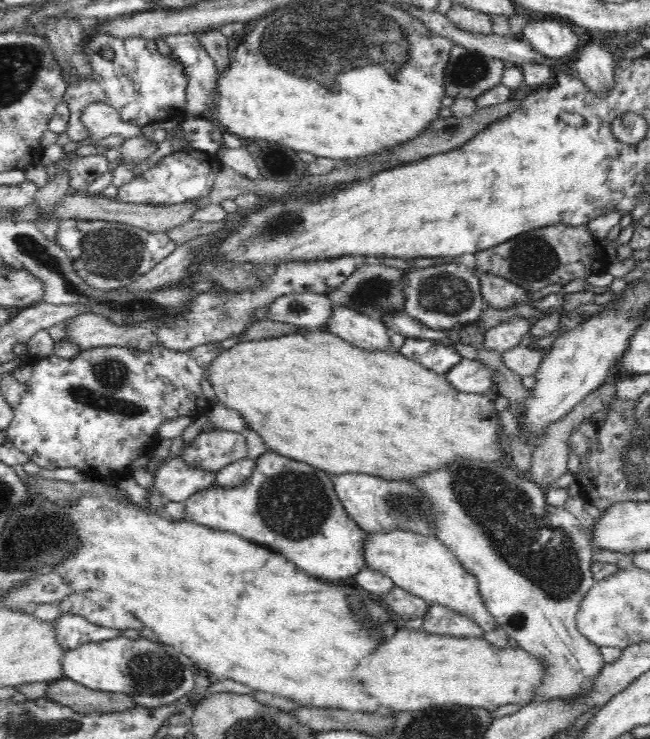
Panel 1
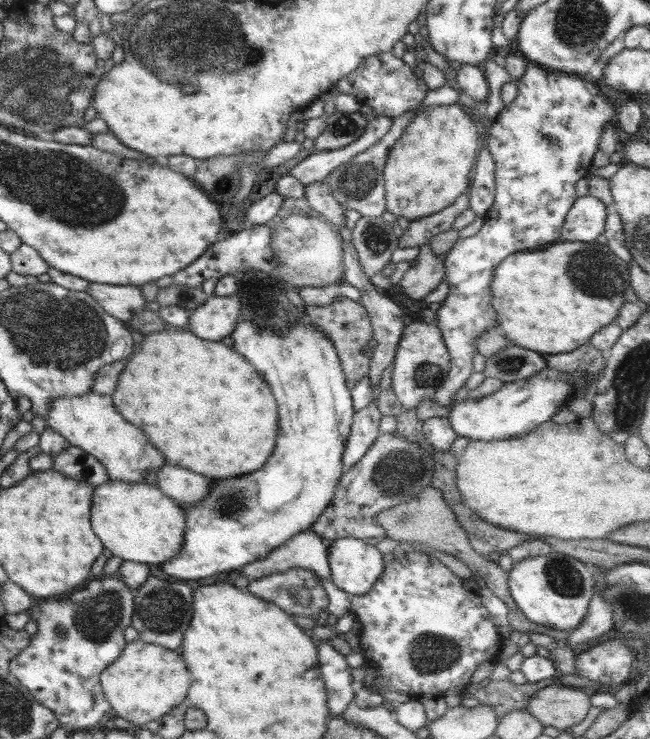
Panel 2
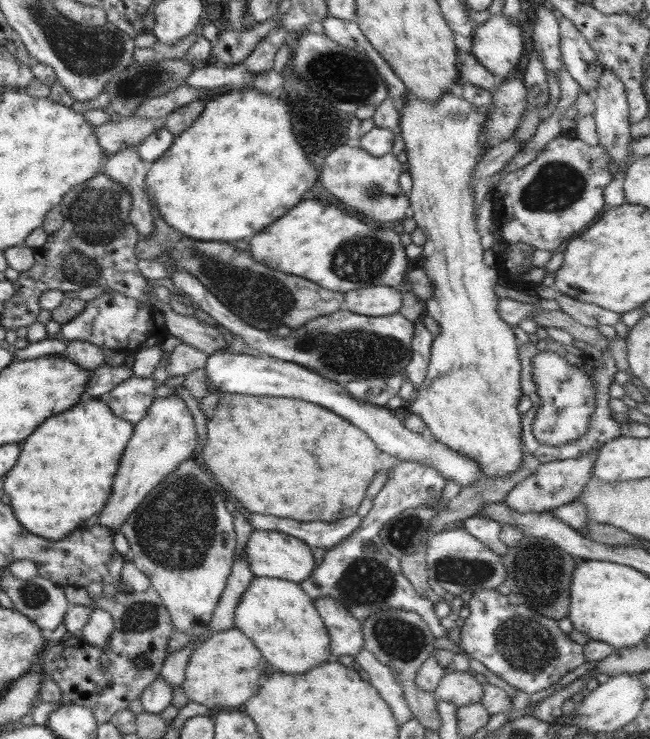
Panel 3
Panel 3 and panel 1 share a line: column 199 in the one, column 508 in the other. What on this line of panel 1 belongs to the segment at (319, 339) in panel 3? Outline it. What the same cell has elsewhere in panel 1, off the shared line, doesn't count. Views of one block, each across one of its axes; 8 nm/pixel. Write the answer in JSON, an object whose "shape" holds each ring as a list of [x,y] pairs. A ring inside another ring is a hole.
{"shape":[[[480,270],[476,271],[476,275],[480,278],[481,295],[486,306],[496,310],[506,310],[509,306],[525,305],[531,302],[526,291],[504,278],[485,274]]]}

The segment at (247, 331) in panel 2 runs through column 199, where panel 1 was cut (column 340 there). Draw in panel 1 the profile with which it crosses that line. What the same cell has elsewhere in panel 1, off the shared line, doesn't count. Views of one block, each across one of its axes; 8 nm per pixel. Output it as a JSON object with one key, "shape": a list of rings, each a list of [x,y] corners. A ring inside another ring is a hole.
{"shape":[[[270,450],[262,452],[255,461],[253,473],[240,486],[212,486],[189,496],[185,500],[184,521],[212,530],[234,533],[257,545],[267,546],[316,578],[340,580],[356,576],[365,566],[365,532],[347,515],[336,494],[333,478],[324,470]]]}

